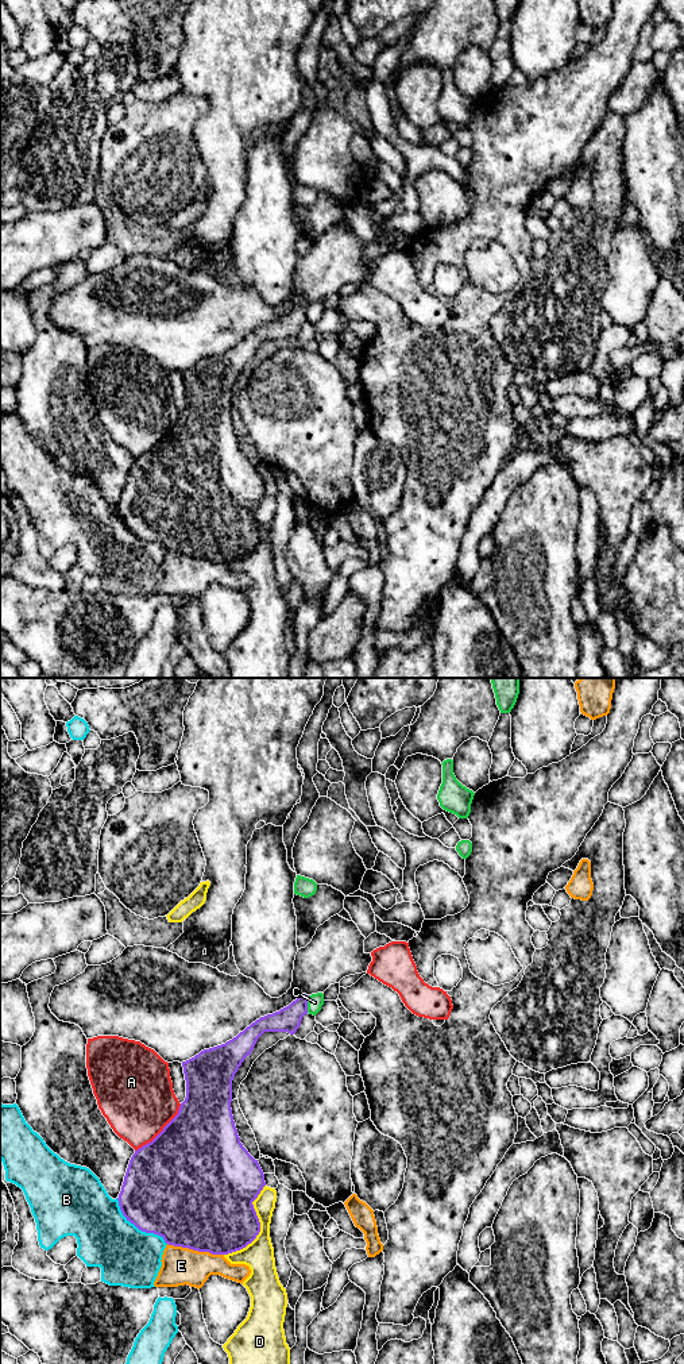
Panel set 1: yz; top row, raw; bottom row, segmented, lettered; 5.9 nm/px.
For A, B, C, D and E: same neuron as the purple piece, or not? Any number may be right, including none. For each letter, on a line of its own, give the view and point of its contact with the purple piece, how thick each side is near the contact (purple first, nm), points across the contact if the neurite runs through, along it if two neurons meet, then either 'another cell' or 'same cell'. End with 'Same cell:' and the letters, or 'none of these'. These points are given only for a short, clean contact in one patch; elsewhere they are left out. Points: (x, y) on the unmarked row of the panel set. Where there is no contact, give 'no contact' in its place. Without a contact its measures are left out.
A: meets purple in yz at (162, 439); 500 nm thick on the purple side, 440 nm on the other; another cell
B: meets purple in yz at (138, 536); 480 nm thick on the purple side, 360 nm on the other; another cell
C: meets purple in yz at (306, 312); 150 nm thick on the purple side, 90 nm on the other; border along yz (309, 304), (306, 320); another cell
D: meets purple in yz at (259, 535); 440 nm thick on the purple side, 180 nm on the other; another cell
E: meets purple in yz at (196, 558); 500 nm thick on the purple side, 220 nm on the other; another cell
Same cell: none of these

